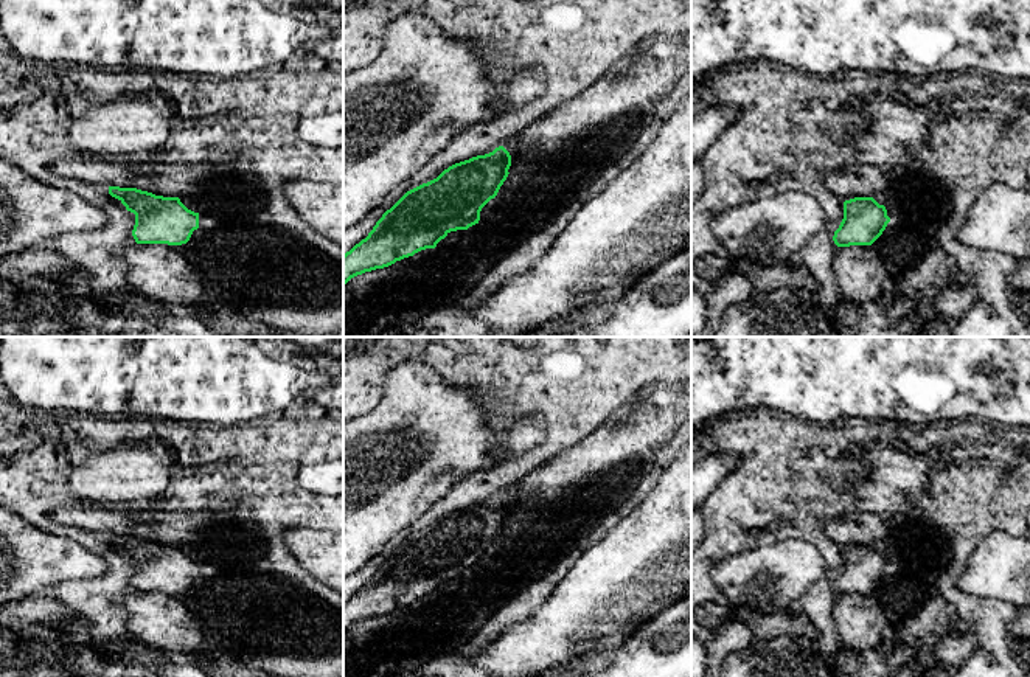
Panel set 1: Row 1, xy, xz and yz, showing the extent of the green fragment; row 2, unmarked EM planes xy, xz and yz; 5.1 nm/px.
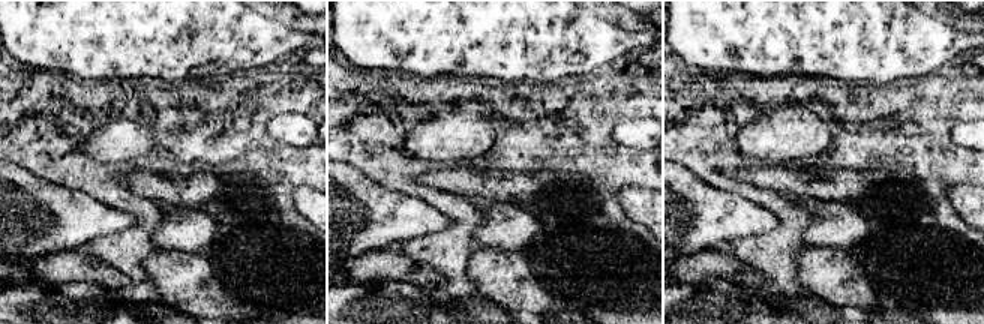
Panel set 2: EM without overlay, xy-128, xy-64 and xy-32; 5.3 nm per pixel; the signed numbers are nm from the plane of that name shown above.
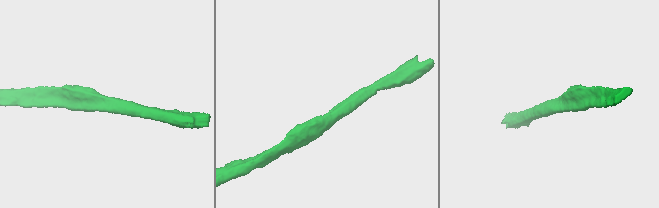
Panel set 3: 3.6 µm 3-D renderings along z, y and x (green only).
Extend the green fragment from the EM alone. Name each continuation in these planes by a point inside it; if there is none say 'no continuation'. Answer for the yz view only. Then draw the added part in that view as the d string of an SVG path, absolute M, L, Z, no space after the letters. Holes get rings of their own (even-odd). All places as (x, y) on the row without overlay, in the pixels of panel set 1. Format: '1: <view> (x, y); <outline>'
no continuation

